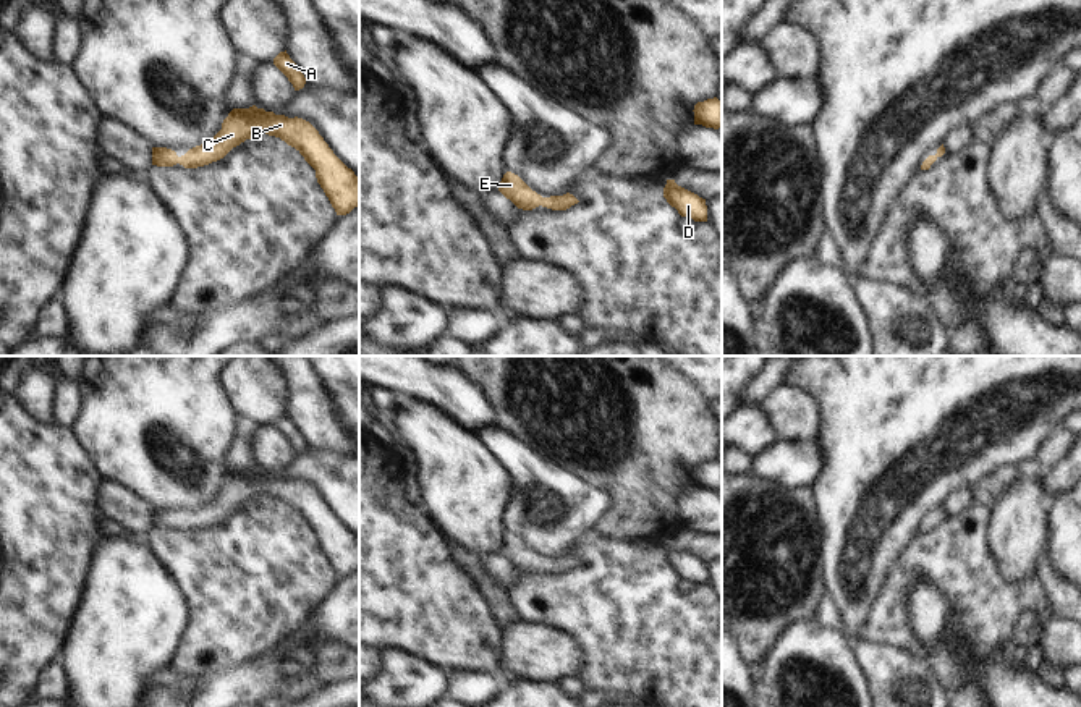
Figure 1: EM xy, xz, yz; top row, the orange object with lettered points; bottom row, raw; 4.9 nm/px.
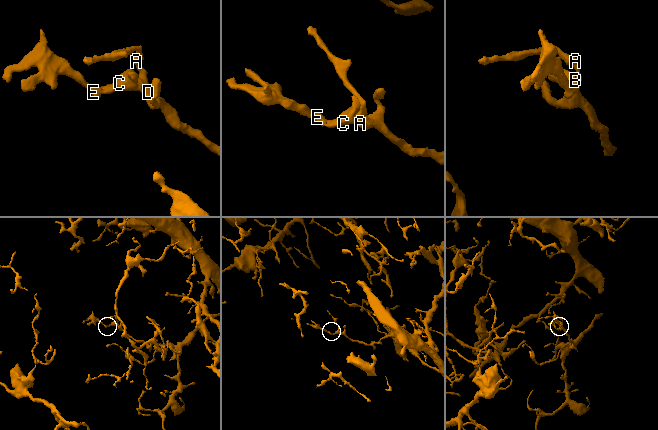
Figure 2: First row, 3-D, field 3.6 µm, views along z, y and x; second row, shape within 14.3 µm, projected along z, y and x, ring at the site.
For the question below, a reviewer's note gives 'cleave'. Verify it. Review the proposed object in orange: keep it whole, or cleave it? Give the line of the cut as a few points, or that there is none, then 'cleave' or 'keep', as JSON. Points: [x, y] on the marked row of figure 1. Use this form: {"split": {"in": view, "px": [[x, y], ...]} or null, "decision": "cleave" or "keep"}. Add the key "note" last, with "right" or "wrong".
{"split": null, "decision": "keep", "note": "wrong"}

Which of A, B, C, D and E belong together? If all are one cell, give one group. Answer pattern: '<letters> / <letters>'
A B C D E

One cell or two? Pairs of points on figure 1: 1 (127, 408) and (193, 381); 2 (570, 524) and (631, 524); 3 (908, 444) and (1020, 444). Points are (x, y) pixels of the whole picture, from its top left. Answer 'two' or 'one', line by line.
1: one
2: two
3: one

